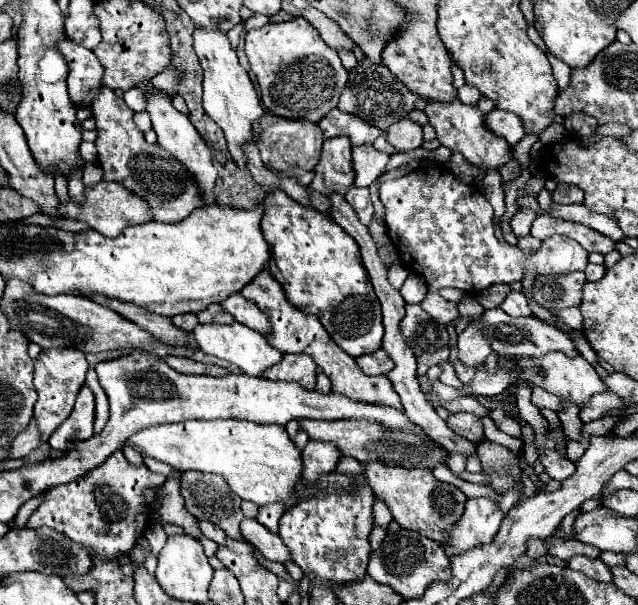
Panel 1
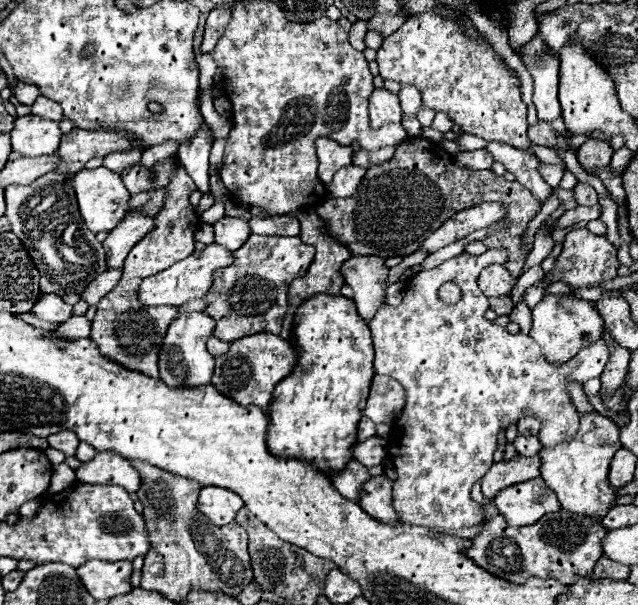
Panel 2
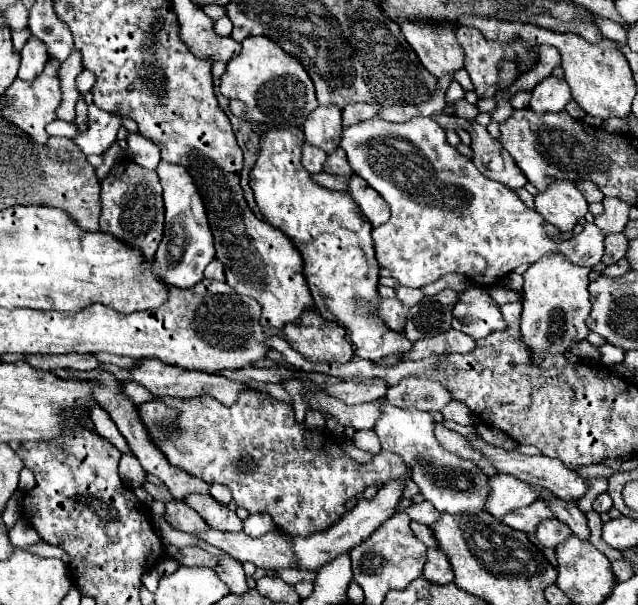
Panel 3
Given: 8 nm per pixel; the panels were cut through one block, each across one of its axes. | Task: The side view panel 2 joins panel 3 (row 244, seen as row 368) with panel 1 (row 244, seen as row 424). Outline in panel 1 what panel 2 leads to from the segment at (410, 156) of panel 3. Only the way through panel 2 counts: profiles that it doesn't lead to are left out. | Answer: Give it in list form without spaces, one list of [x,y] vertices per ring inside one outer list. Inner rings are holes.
[[[432,168],[432,176],[426,172],[410,172],[402,178],[388,180],[380,184],[380,200],[384,204],[384,222],[388,228],[388,236],[404,262],[404,266],[416,274],[420,274],[428,284],[428,294],[420,302],[420,306],[442,326],[448,326],[458,318],[458,306],[454,302],[444,300],[438,290],[444,286],[462,288],[464,292],[482,292],[492,284],[512,284],[524,278],[524,270],[532,274],[568,274],[574,270],[584,270],[588,264],[588,252],[574,240],[566,236],[552,236],[544,240],[544,246],[532,256],[526,256],[518,246],[510,246],[500,242],[494,234],[494,208],[490,202],[472,186],[460,184],[454,176],[442,168]]]

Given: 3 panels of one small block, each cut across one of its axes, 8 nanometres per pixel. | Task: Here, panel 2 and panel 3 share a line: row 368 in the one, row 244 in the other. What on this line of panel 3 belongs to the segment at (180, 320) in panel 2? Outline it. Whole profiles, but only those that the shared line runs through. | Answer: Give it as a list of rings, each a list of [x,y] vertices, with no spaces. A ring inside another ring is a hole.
[[[160,162],[156,172],[164,188],[166,226],[164,226],[164,238],[156,250],[154,272],[162,276],[162,280],[168,282],[170,286],[190,288],[204,278],[204,268],[214,260],[214,240],[210,234],[206,208],[188,170],[184,170],[178,164]]]

